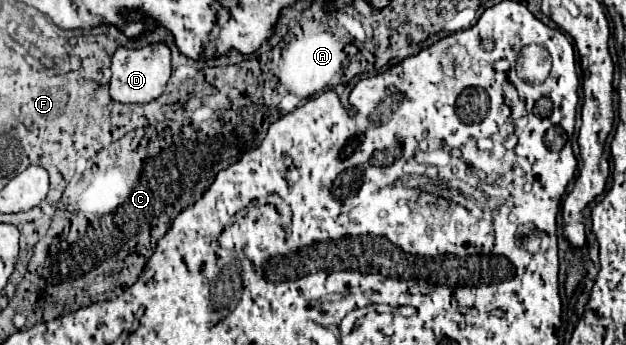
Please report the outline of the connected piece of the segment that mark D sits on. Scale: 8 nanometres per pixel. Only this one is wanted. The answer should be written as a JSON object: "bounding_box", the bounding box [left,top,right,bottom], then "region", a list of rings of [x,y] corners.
{"bounding_box":[110,47,170,103],"region":[[[118,47],[118,51],[112,57],[112,79],[110,79],[110,97],[118,103],[150,103],[158,99],[164,93],[164,87],[170,79],[170,49],[168,47],[144,47],[144,49],[124,49]]]}

